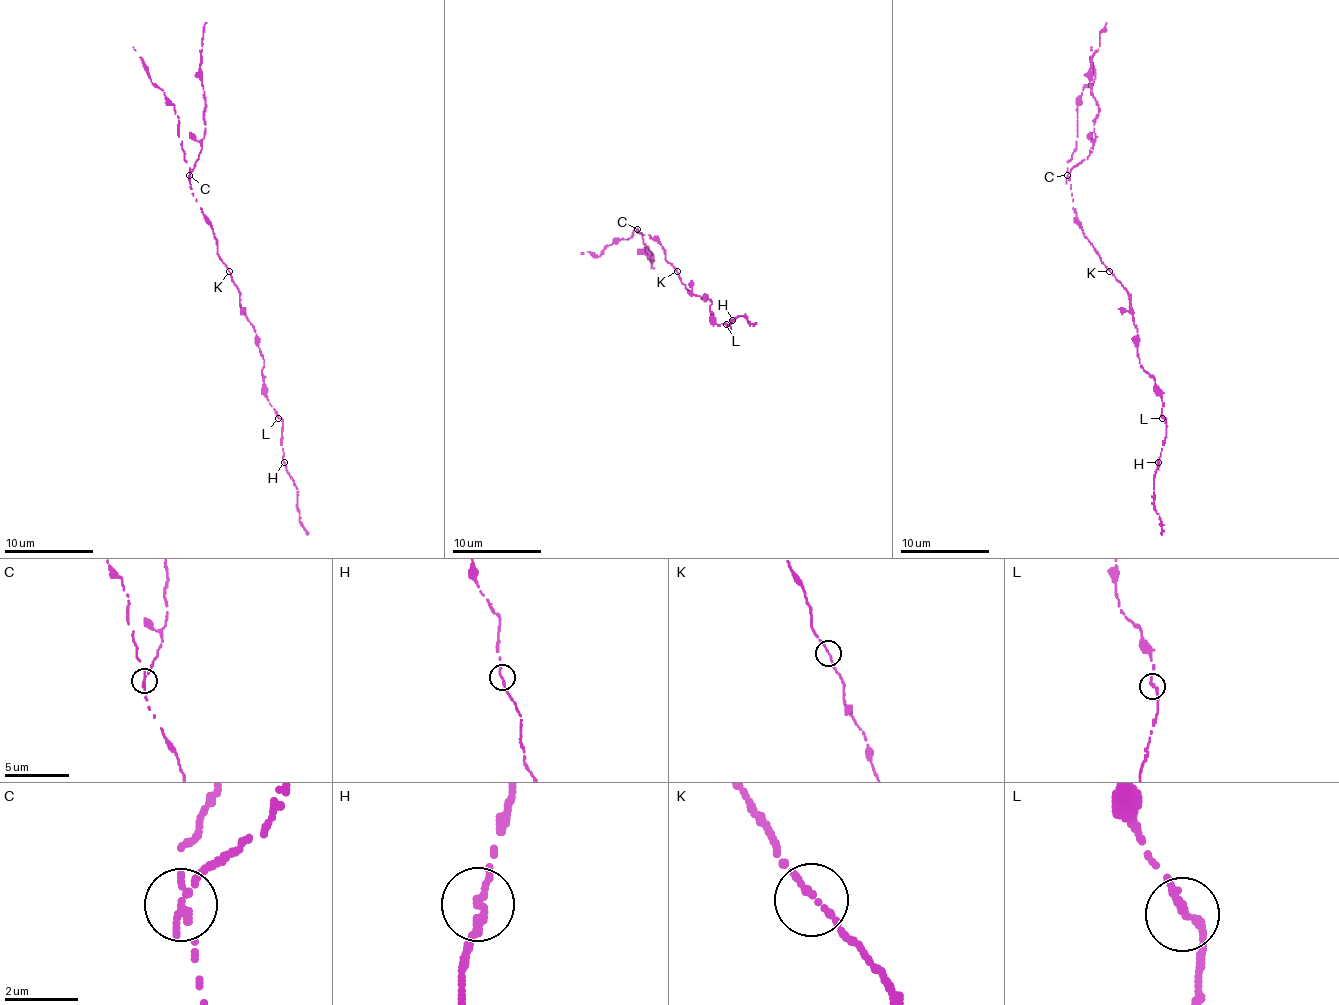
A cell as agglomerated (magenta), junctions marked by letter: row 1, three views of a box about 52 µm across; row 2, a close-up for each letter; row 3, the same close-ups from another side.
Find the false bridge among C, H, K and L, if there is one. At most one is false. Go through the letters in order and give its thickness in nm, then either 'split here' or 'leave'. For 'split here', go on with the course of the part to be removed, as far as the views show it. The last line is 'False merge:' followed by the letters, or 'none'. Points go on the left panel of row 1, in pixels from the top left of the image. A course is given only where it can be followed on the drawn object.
C: 300 nm thick; split here; foreign part runs (189, 176), (204, 136), (200, 56), (202, 32), (207, 23)
H: 280 nm thick; leave
K: 150 nm thick; leave
L: 220 nm thick; leave
False merge: C

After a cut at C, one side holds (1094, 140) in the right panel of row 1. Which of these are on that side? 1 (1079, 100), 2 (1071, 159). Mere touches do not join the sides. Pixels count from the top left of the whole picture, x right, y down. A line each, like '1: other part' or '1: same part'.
1: other part
2: other part

